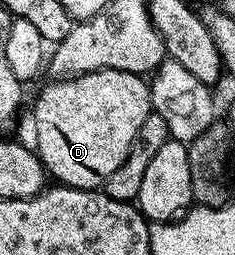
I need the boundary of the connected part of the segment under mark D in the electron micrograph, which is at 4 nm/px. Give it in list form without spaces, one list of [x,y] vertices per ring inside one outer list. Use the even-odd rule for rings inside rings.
[[[102,69],[86,73],[80,77],[55,79],[39,93],[35,101],[35,141],[34,148],[47,168],[48,174],[56,182],[69,185],[73,189],[98,190],[125,163],[141,123],[153,112],[151,108],[151,87],[140,74],[129,71]]]

